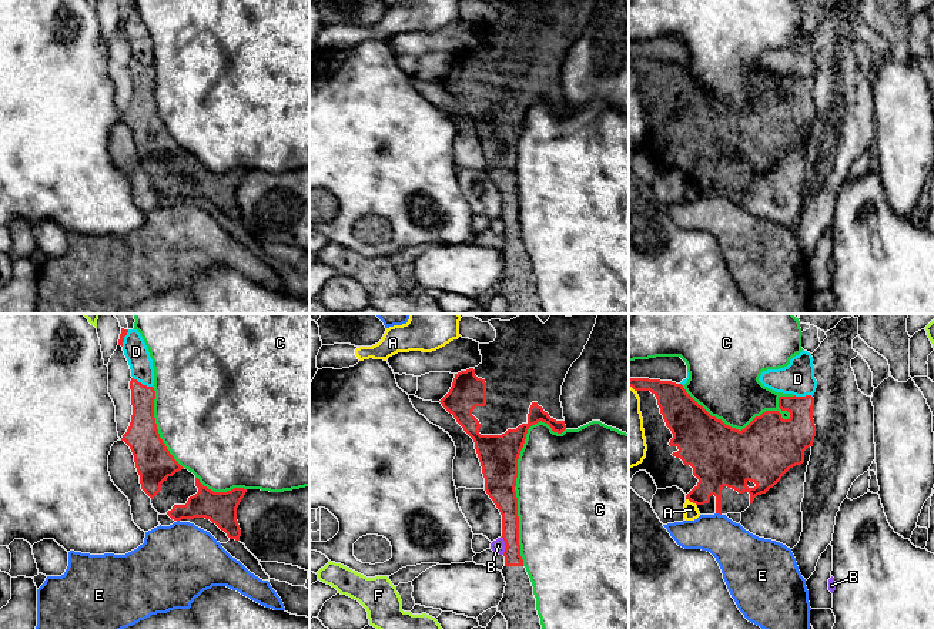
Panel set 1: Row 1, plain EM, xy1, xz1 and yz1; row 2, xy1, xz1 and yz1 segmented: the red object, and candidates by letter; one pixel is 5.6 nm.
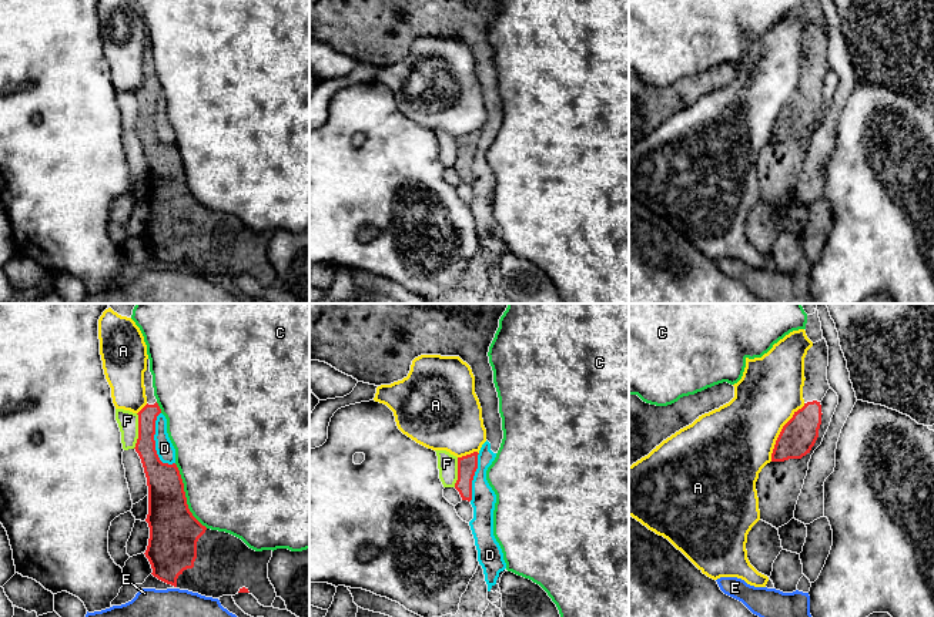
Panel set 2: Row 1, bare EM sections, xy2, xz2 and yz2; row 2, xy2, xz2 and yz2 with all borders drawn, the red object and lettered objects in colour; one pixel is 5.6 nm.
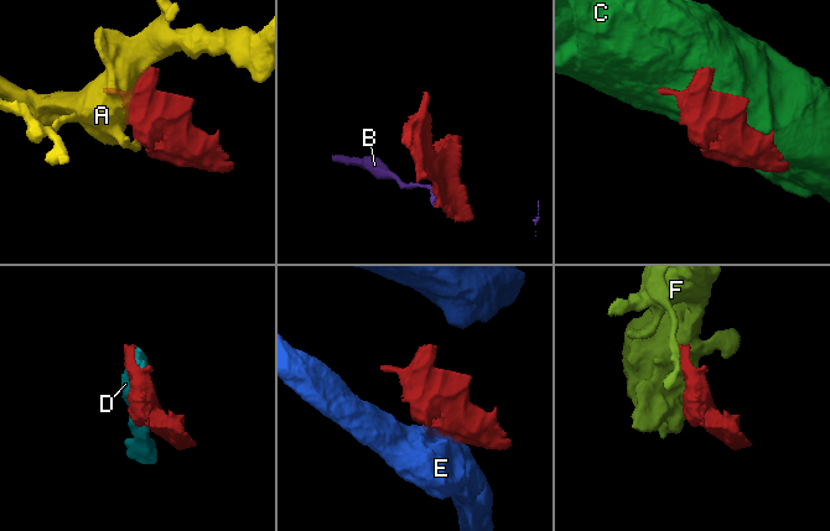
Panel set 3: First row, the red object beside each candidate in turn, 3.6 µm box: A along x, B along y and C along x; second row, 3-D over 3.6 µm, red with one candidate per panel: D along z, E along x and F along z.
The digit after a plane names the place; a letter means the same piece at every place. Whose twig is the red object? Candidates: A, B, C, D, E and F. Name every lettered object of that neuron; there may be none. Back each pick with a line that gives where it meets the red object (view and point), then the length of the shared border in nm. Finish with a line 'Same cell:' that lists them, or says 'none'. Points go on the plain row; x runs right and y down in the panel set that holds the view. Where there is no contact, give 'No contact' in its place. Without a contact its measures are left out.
Same cell: none

